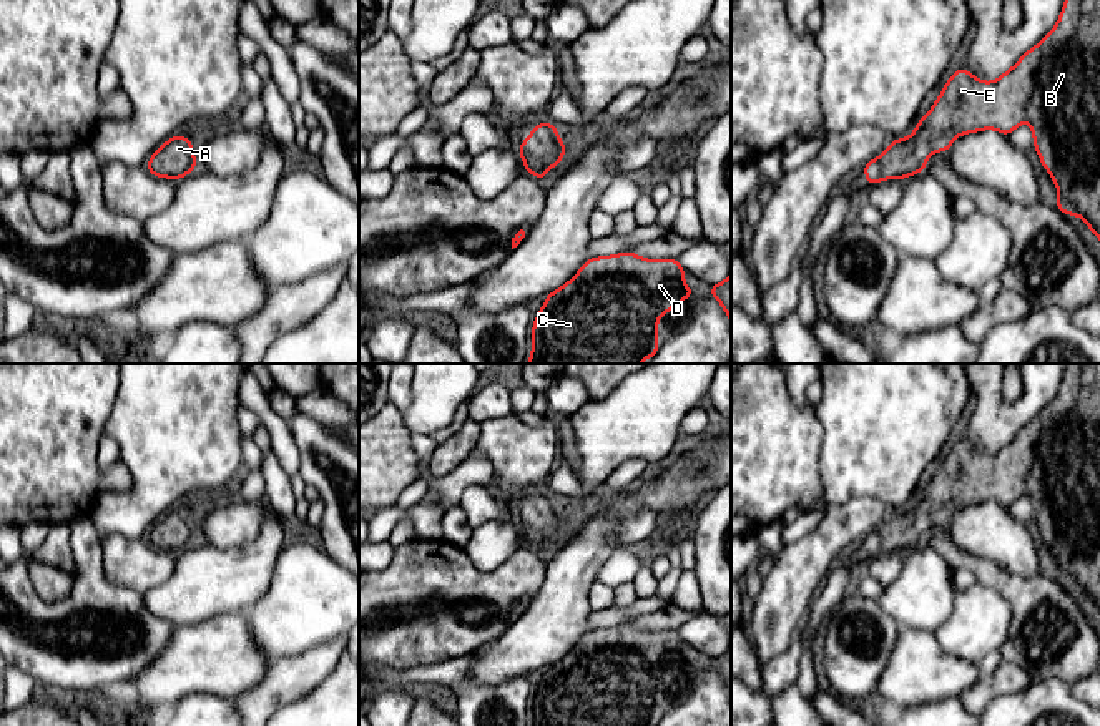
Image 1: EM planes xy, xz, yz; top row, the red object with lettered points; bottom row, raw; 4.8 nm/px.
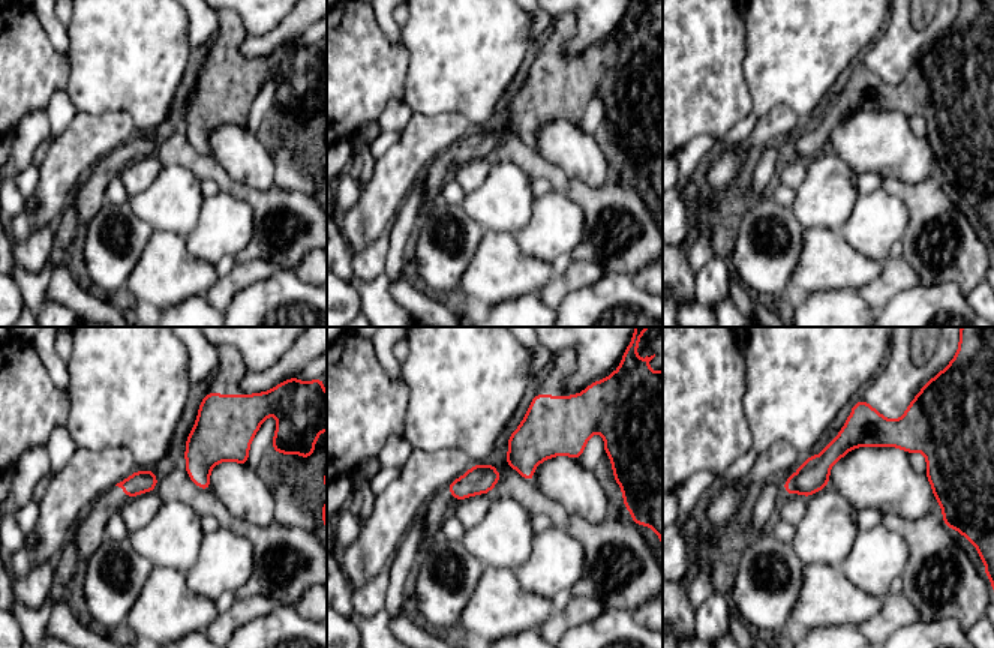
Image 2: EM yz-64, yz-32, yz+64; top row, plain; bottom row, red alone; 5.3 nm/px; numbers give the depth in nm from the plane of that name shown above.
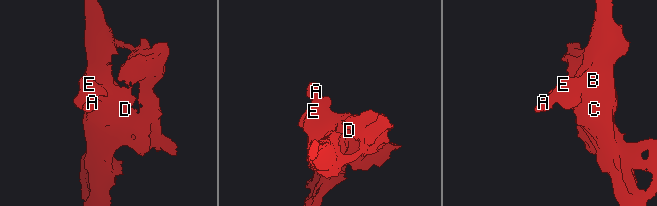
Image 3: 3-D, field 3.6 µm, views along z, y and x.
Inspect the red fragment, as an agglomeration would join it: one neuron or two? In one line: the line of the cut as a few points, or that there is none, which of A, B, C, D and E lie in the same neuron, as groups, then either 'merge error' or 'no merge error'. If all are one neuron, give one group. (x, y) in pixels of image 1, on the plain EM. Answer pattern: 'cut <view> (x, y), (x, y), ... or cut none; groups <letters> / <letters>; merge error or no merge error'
cut none; groups A B C D E; no merge error

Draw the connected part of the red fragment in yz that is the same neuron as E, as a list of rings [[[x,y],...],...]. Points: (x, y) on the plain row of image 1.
[[[1068,364],[1052,404],[995,454],[982,454],[967,440],[955,442],[944,455],[944,462],[929,485],[921,488],[911,508],[891,512],[887,522],[871,532],[862,545],[871,558],[882,552],[904,552],[922,545],[927,530],[935,523],[947,525],[960,507],[997,502],[1009,508],[1025,493],[1032,498],[1034,520],[1040,535],[1057,558],[1055,580],[1060,585],[1082,590],[1100,611],[1100,364]]]

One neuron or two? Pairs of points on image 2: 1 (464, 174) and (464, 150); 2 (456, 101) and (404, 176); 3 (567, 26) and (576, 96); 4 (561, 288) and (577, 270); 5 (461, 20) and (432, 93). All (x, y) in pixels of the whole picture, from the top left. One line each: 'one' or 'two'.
1: two
2: two
3: one
4: one
5: one

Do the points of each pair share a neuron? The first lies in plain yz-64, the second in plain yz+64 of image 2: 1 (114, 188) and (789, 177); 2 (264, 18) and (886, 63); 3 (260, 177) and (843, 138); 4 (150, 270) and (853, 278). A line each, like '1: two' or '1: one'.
1: two
2: one
3: one
4: one

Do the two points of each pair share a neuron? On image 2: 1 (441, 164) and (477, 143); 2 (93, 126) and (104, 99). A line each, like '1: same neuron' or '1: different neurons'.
1: same neuron
2: different neurons

